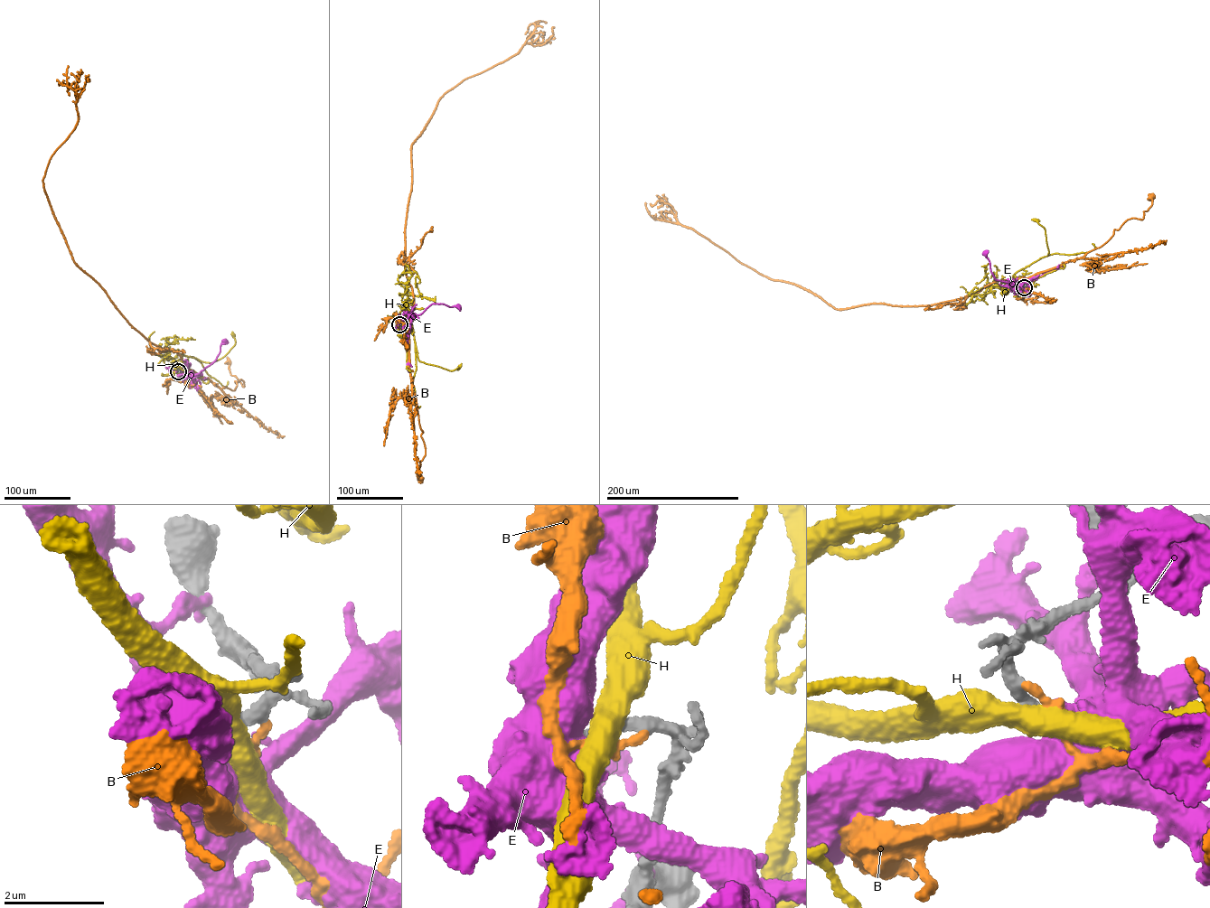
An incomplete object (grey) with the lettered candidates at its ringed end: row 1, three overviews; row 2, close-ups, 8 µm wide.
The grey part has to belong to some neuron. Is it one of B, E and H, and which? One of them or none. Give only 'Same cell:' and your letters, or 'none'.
Same cell: none

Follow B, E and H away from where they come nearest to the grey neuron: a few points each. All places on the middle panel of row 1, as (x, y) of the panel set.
B: (400, 324), (397, 325), (408, 330), (411, 389), (423, 432), (425, 455), (417, 471), (420, 478)
E: (399, 324), (404, 313), (420, 314), (432, 304), (458, 306)
H: (399, 324), (406, 307), (418, 360), (449, 370), (459, 367)

